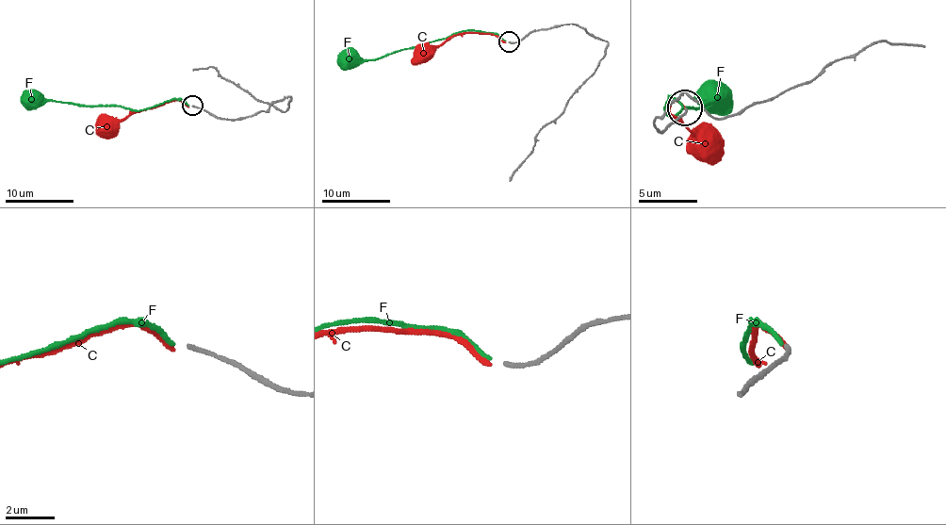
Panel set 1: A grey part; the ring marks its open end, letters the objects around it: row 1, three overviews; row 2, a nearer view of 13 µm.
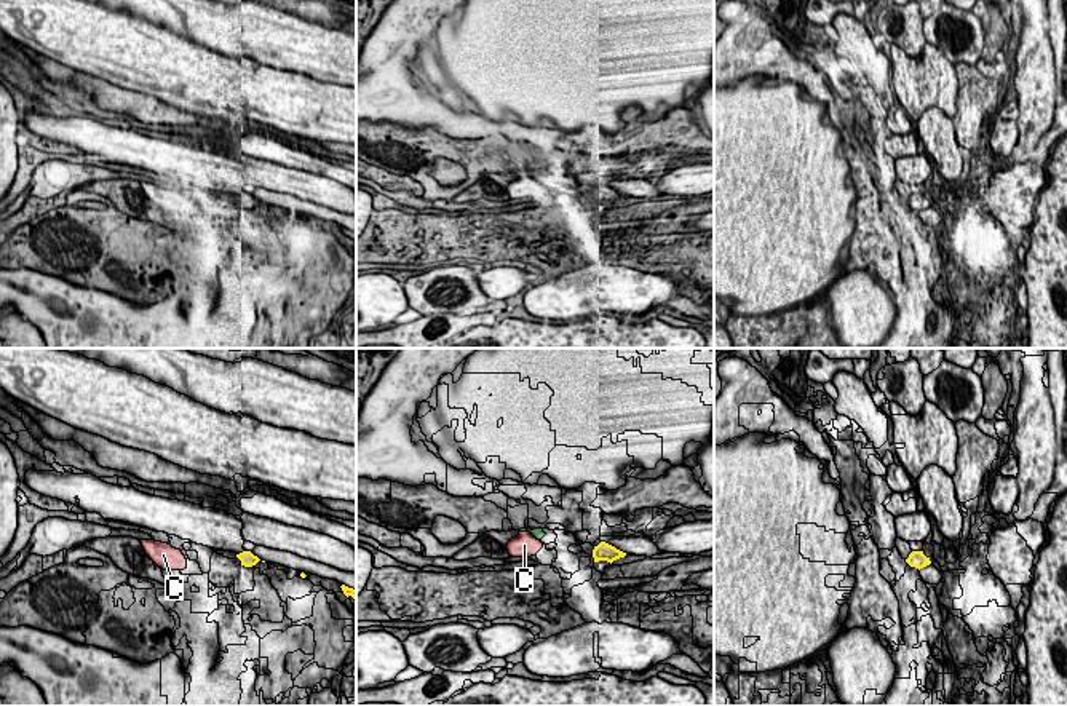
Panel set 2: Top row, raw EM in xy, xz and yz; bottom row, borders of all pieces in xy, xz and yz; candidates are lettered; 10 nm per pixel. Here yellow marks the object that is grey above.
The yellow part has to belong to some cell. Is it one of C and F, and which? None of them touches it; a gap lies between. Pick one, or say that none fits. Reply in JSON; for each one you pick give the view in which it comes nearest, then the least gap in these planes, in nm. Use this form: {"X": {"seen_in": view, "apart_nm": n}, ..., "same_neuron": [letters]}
{"F": {"seen_in": "xz", "apart_nm": 500}, "same_neuron": ["F"]}

